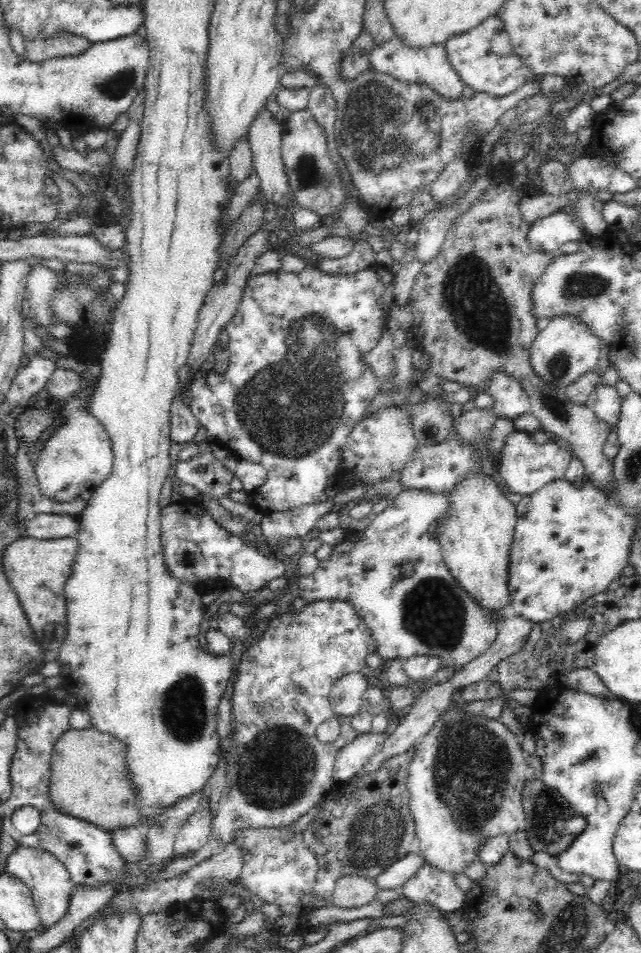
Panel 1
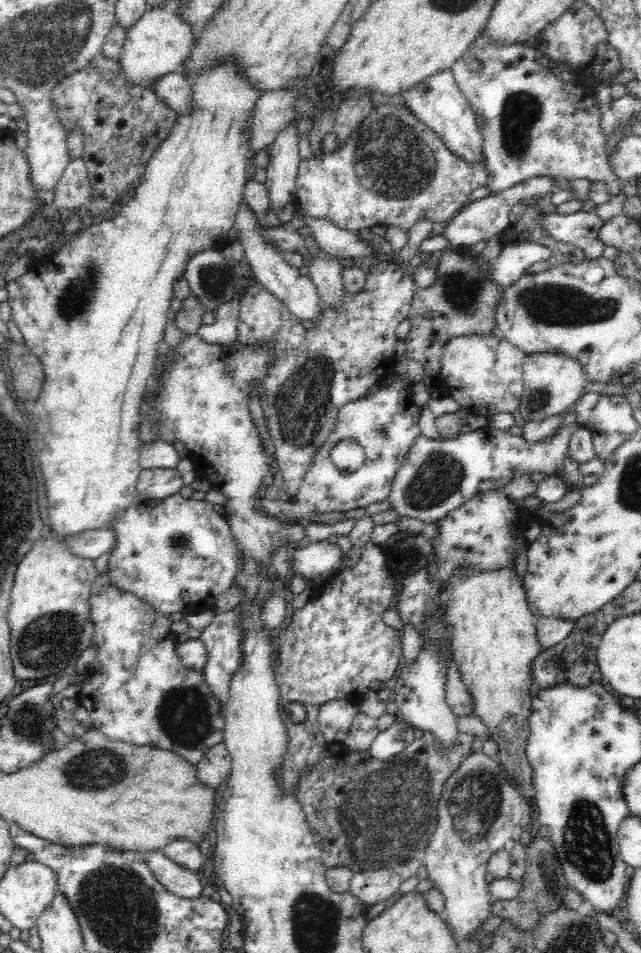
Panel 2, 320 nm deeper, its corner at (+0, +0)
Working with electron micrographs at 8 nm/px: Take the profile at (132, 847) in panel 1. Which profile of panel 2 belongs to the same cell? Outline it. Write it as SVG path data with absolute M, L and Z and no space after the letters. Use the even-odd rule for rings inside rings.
M162 850L142 854L157 881L165 889L183 899L195 899L201 896L203 886L200 885L198 872L192 872L170 861Z

